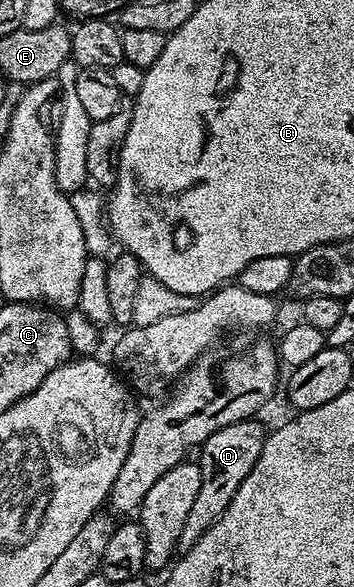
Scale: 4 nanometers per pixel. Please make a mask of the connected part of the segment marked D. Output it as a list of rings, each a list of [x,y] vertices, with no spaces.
[[[250,418],[233,422],[229,426],[221,426],[221,430],[209,434],[209,438],[203,443],[198,464],[201,470],[201,490],[185,518],[178,546],[180,553],[189,551],[199,541],[201,534],[205,534],[205,530],[209,530],[209,526],[213,526],[213,522],[217,522],[217,518],[225,514],[229,502],[233,502],[233,494],[237,494],[237,486],[241,486],[241,482],[249,478],[249,470],[253,470],[257,458],[261,458],[261,450],[269,432],[257,421],[258,419]]]

